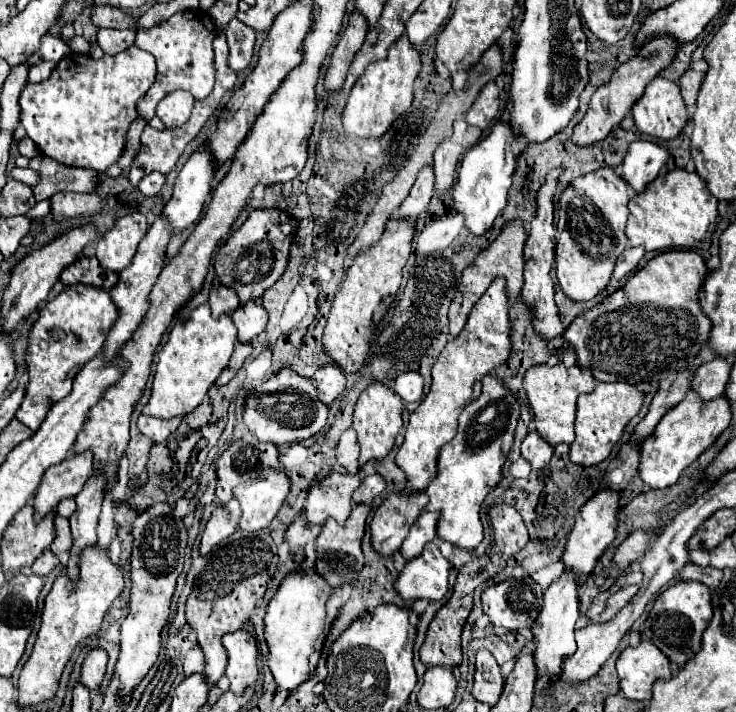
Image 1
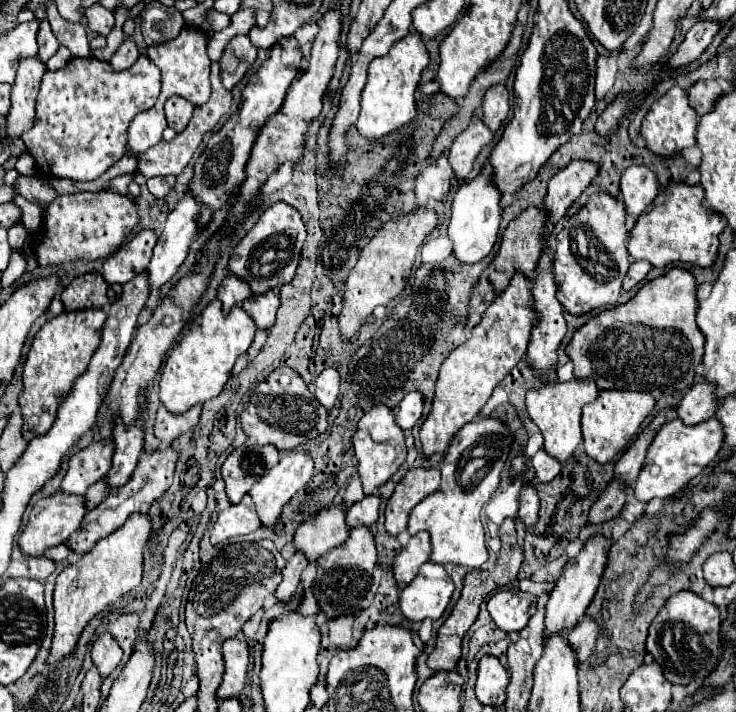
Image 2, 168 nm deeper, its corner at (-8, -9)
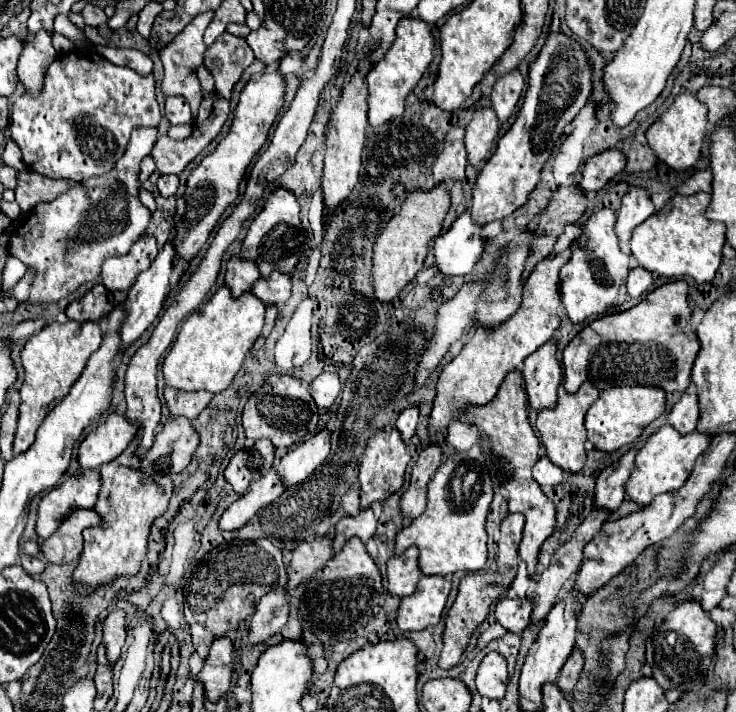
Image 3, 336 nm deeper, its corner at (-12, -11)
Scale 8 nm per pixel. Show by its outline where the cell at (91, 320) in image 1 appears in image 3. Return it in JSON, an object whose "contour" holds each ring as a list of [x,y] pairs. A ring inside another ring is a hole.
{"contour":[[[68,320],[66,324],[50,322],[38,334],[32,334],[22,350],[22,366],[26,370],[24,386],[20,388],[22,404],[20,404],[20,420],[14,440],[14,454],[28,450],[36,438],[36,430],[48,412],[68,394],[74,380],[82,374],[86,360],[92,352],[98,350],[102,342],[102,330],[98,322],[74,322]]]}

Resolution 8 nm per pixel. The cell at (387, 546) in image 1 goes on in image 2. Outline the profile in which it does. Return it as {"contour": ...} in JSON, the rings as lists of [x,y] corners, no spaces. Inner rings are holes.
{"contour":[[[430,466],[412,468],[404,474],[404,478],[396,484],[394,494],[386,504],[386,530],[392,536],[398,536],[406,524],[412,508],[426,498],[428,494],[436,492],[440,486],[440,470]]]}

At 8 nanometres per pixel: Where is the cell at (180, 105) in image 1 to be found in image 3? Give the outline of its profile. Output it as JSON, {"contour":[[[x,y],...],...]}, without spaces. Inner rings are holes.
{"contour":[[[170,96],[166,98],[166,118],[172,126],[176,124],[190,124],[192,122],[192,112],[190,106],[184,98],[180,96]]]}

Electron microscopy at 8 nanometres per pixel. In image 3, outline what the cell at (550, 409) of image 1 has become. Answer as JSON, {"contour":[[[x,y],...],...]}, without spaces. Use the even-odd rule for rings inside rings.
{"contour":[[[584,382],[578,392],[574,394],[562,394],[558,398],[556,408],[544,408],[538,412],[536,418],[536,428],[540,432],[540,440],[548,450],[548,458],[558,464],[562,470],[570,470],[570,472],[578,472],[584,462],[586,462],[586,450],[584,450],[584,442],[586,442],[586,428],[584,428],[584,414],[586,410],[598,400],[598,390],[590,384]]]}

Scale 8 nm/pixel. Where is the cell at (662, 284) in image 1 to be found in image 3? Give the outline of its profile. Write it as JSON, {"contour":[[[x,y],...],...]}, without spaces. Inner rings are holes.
{"contour":[[[676,280],[676,282],[662,284],[630,310],[608,314],[594,320],[582,330],[582,334],[578,334],[564,348],[562,364],[566,368],[566,374],[564,374],[566,392],[570,394],[576,392],[580,384],[586,380],[592,382],[598,390],[604,390],[606,386],[658,386],[668,394],[686,392],[690,384],[690,372],[692,372],[694,360],[700,352],[700,340],[692,330],[690,316],[692,316],[692,308],[688,302],[688,284],[684,280]]]}

